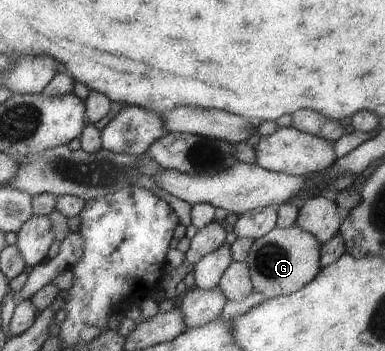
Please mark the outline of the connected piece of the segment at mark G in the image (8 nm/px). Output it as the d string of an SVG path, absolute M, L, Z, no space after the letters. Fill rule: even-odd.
M296 224L289 228L279 229L273 227L266 235L255 239L248 250L246 263L248 273L252 284L252 290L262 294L265 299L288 295L305 286L321 269L319 264L320 244L304 230L301 230Z

